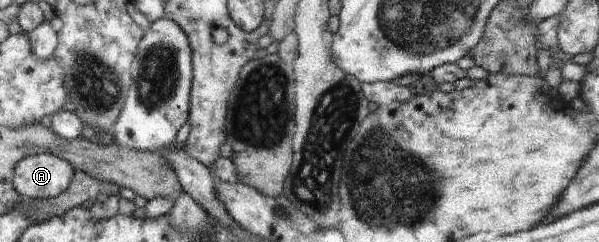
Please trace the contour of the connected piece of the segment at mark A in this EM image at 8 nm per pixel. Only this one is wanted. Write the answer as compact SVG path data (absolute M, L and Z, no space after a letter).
M56 154L31 155L16 169L16 188L30 200L56 198L72 187L76 166Z

